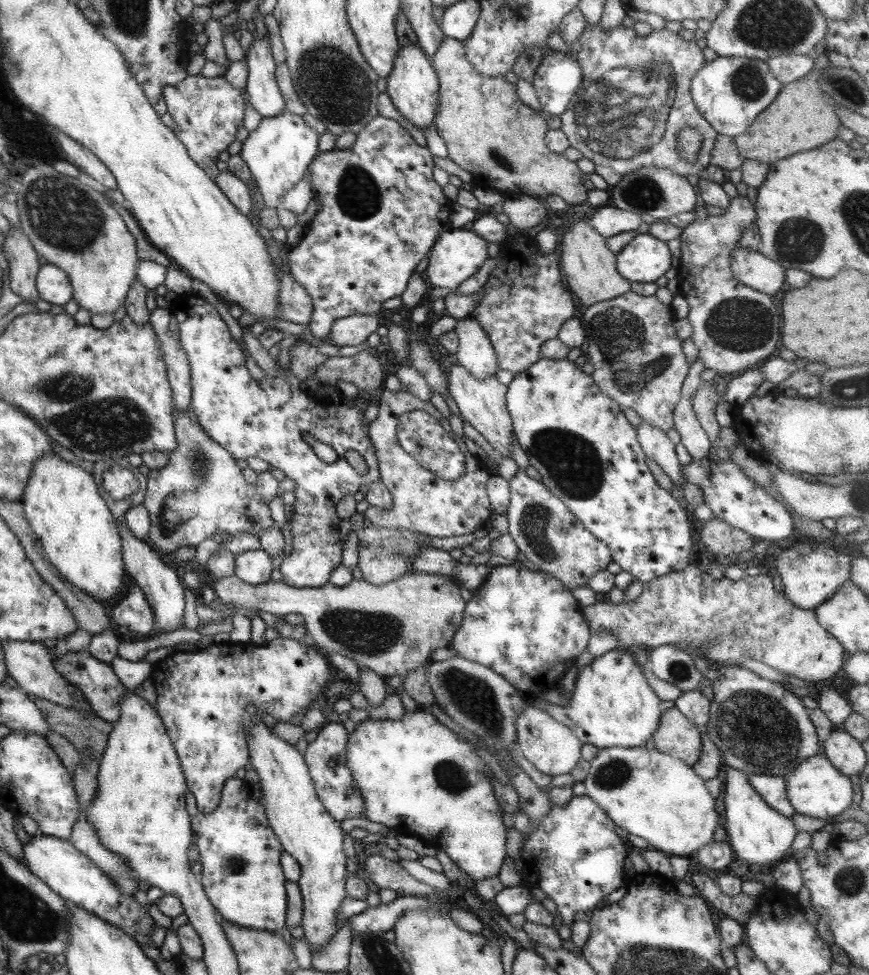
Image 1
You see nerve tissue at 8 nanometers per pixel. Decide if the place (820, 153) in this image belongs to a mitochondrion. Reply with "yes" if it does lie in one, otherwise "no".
no

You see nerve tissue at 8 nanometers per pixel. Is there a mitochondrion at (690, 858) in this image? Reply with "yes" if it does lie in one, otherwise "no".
no

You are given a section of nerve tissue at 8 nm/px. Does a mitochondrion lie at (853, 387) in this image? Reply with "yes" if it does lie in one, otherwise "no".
yes

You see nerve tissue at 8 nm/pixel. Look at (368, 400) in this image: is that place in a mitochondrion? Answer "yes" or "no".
no

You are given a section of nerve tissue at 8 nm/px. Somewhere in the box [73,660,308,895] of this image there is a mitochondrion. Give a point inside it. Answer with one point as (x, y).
(236, 864)

